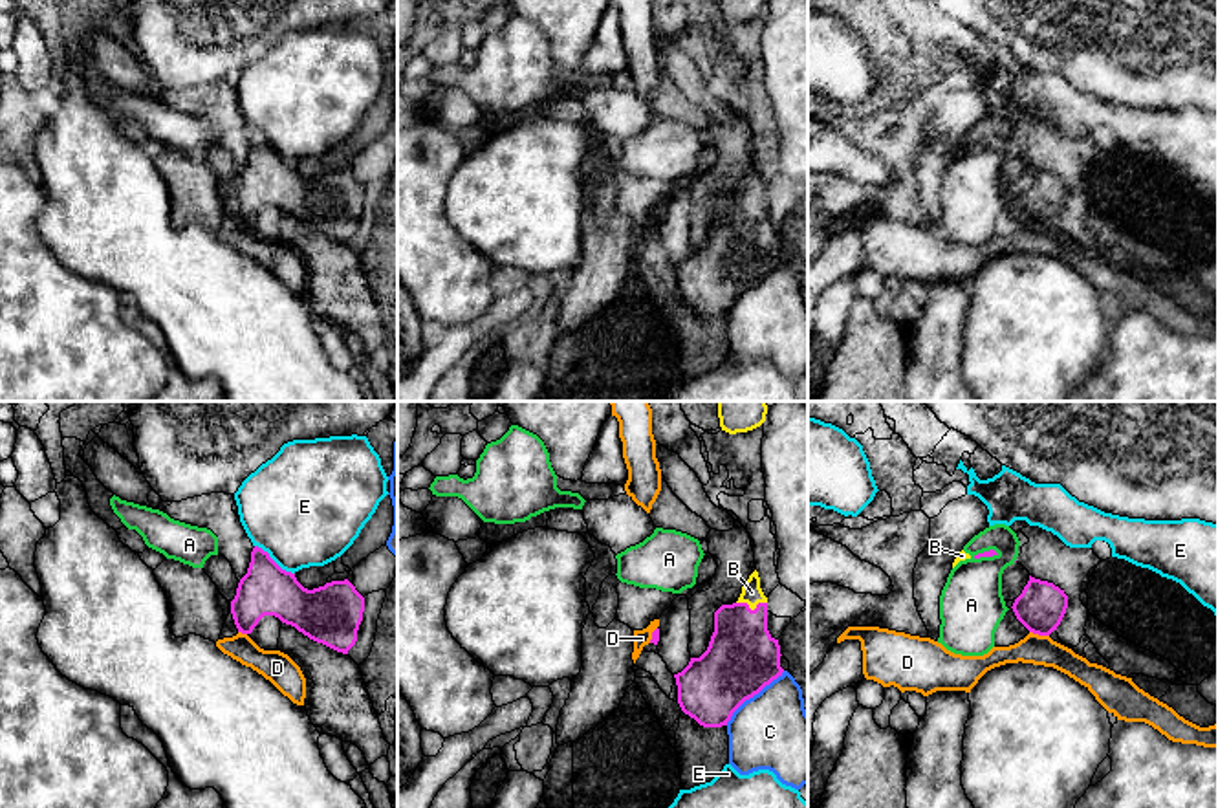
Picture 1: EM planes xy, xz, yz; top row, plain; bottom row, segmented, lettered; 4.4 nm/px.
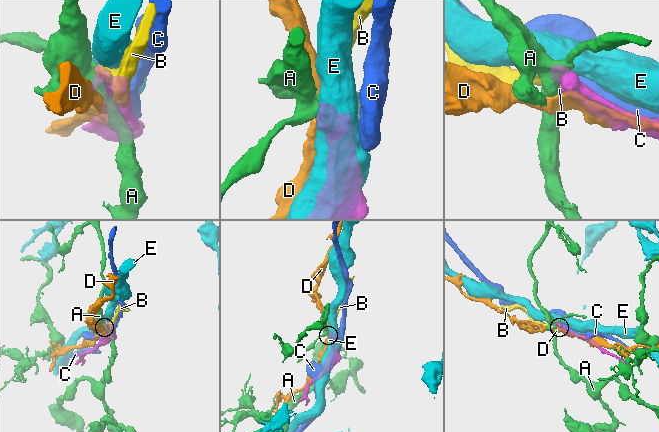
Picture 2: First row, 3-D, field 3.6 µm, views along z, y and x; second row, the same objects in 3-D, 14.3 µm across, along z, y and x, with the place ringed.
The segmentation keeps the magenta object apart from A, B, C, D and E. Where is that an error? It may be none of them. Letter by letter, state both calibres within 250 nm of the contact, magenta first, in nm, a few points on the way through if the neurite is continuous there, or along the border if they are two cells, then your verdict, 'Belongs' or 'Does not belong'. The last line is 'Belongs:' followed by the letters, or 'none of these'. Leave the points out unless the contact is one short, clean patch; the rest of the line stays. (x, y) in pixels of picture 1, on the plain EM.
A: Thickness 30 nm (magenta) against 280 nm. Boundary: yz (999, 143), (973, 147). Does not belong
B: Thickness 320 nm (magenta) against 90 nm. Belongs
C: Thickness 320 nm (magenta) against 340 nm. Does not belong
D: Thickness 220 nm (magenta) against 130 nm. Boundary: yz (1030, 220), (1048, 226). Does not belong
E: Thickness 220 nm (magenta) against 460 nm. Boundary: xy (255, 134), (293, 163). Does not belong
Belongs: B

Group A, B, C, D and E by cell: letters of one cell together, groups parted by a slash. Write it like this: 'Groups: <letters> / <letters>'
Groups: A / B / C / D / E

